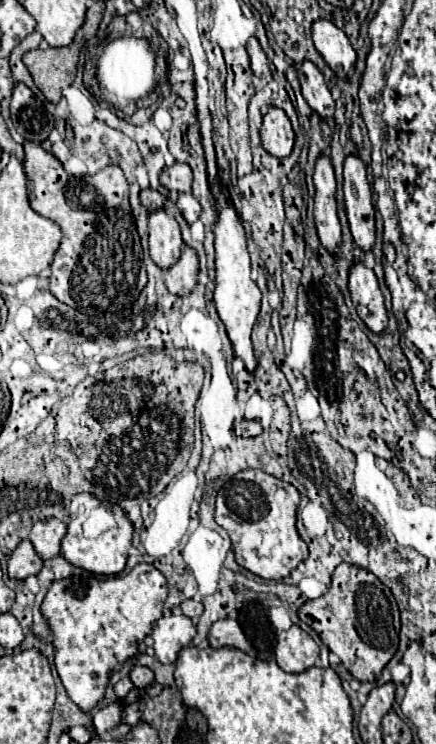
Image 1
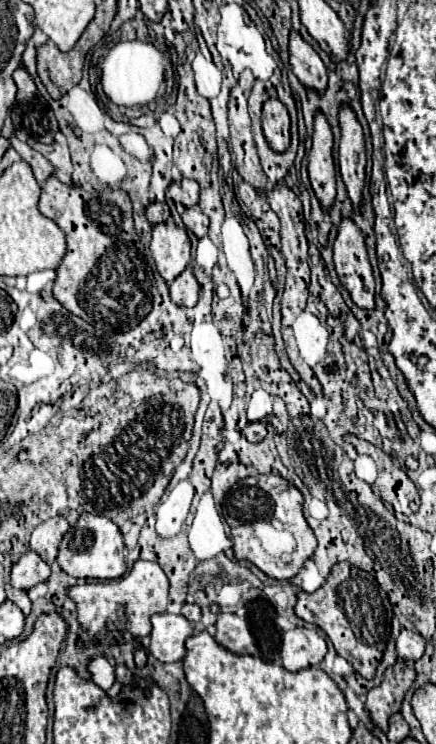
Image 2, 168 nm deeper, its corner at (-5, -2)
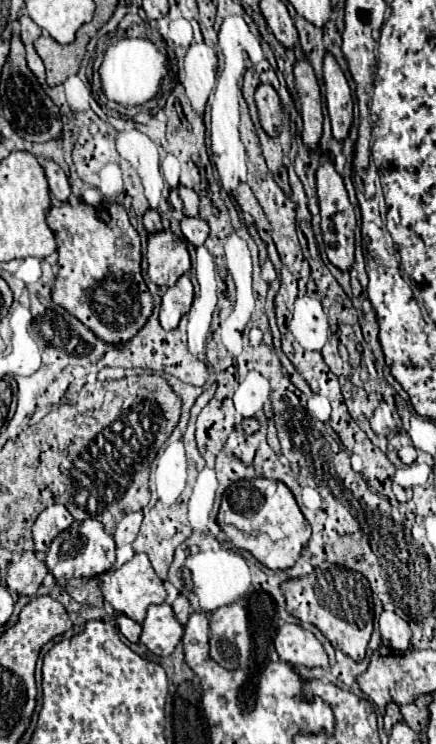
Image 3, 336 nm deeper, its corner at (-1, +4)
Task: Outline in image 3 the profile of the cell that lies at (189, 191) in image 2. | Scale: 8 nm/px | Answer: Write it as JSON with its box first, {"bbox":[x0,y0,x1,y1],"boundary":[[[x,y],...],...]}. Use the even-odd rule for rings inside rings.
{"bbox":[179,187,199,217],"boundary":[[[179,187],[179,197],[183,201],[183,207],[185,207],[185,213],[187,217],[197,217],[199,215],[199,197],[193,189],[187,189],[187,187]]]}

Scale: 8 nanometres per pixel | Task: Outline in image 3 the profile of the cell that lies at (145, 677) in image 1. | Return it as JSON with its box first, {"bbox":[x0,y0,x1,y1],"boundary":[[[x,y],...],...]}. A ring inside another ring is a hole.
{"bbox":[113,611,141,643],"boundary":[[[115,611],[113,617],[115,617],[115,621],[117,621],[119,631],[121,631],[131,643],[137,643],[137,641],[139,641],[139,635],[141,635],[141,625],[135,623],[133,619],[129,619],[127,615],[119,613],[119,611]]]}

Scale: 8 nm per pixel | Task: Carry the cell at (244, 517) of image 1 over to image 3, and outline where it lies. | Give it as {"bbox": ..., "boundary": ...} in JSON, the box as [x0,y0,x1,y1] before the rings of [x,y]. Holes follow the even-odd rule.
{"bbox":[217,479,311,571],"boundary":[[[271,479],[233,483],[223,493],[221,509],[217,513],[217,525],[227,533],[229,541],[235,547],[249,551],[259,563],[273,571],[293,567],[297,557],[301,555],[301,549],[311,537],[311,525],[299,511],[289,487]]]}

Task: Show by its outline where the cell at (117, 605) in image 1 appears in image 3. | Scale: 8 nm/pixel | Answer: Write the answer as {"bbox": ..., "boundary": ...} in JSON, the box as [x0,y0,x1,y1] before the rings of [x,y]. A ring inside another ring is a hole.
{"bbox":[101,553,167,621],"boundary":[[[137,553],[131,561],[113,569],[109,573],[109,579],[101,583],[101,589],[103,589],[105,601],[115,611],[123,611],[125,615],[141,615],[141,621],[145,619],[145,611],[151,603],[165,603],[165,599],[167,599],[167,591],[163,587],[163,581],[153,571],[151,561],[147,559],[145,553]]]}

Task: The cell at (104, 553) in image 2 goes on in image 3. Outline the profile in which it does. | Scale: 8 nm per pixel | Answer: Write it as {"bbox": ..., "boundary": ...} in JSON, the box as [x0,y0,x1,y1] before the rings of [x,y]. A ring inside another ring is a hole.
{"bbox":[45,519,115,581],"boundary":[[[87,519],[83,523],[75,523],[73,527],[59,533],[49,551],[45,565],[49,573],[53,573],[55,581],[71,581],[71,579],[89,579],[101,573],[107,573],[115,563],[115,541],[109,533],[105,533],[103,525],[95,519]]]}

